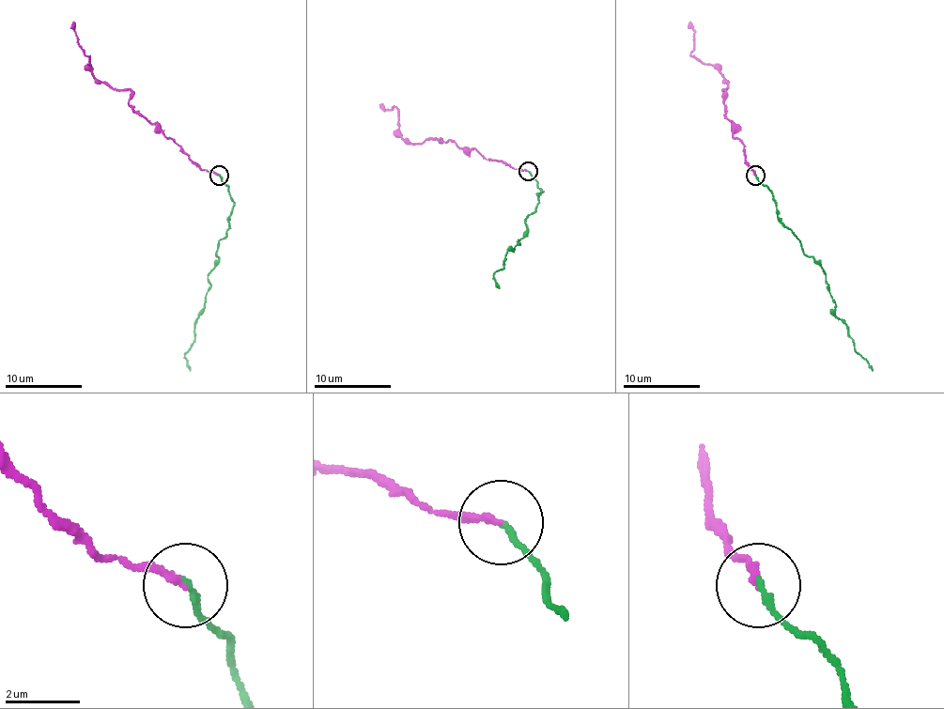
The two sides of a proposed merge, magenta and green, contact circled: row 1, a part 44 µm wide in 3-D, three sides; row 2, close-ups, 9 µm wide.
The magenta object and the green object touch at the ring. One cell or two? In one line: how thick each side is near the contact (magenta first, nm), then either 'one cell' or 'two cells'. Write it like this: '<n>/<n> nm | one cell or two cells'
160/170 nm | one cell

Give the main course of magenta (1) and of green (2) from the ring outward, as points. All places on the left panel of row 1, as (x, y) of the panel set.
1: (219, 175), (201, 169), (142, 116), (128, 103), (128, 90), (109, 88), (98, 81), (78, 44), (74, 21)
2: (219, 175), (234, 208), (207, 277), (193, 342), (184, 354), (190, 371)

